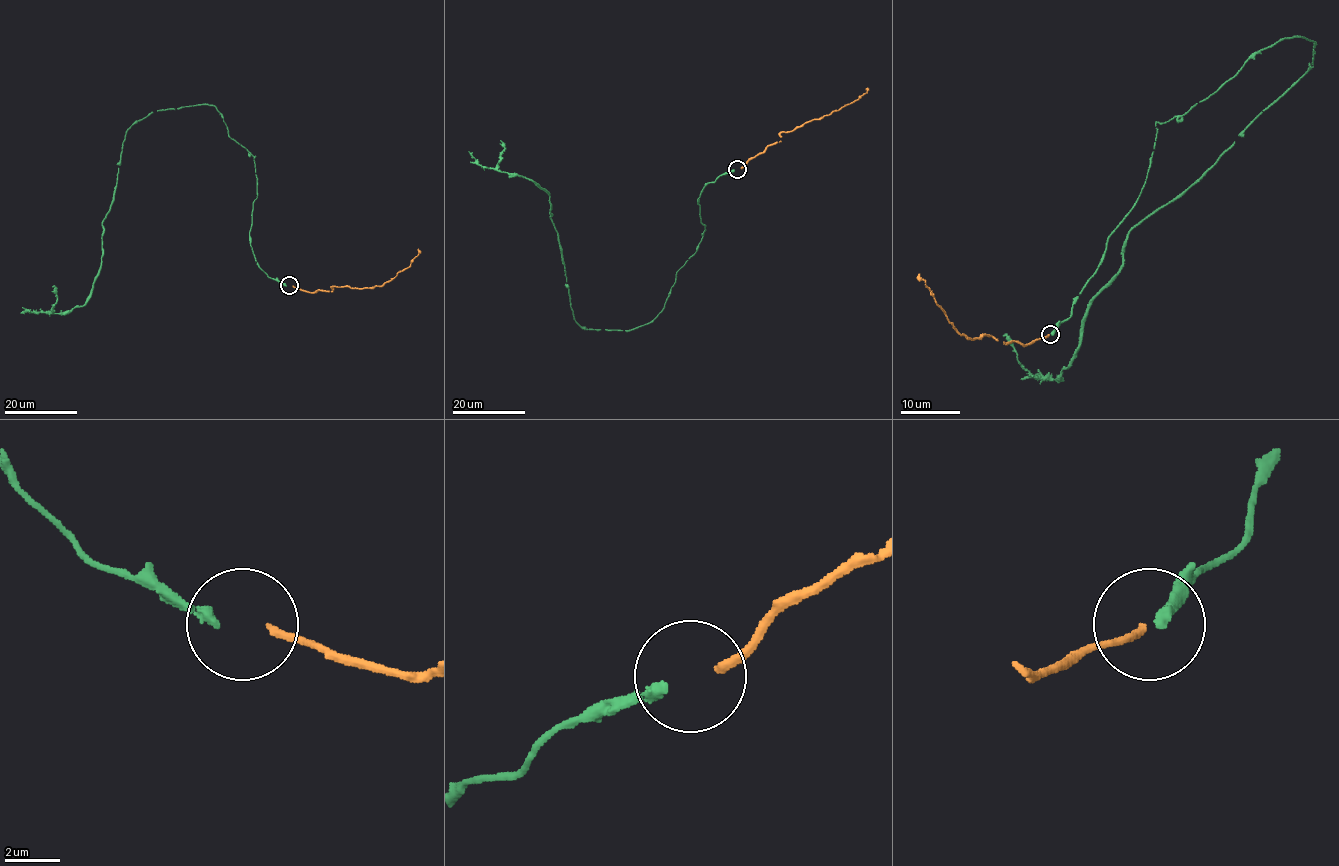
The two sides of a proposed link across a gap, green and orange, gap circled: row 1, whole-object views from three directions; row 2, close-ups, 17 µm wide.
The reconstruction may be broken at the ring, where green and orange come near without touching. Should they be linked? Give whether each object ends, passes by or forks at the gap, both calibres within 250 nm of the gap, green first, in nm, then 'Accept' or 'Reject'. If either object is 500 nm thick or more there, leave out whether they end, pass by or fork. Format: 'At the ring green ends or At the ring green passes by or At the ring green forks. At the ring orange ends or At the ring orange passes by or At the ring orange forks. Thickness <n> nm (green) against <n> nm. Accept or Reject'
At the ring green ends. At the ring orange ends. Thickness 420 nm (green) against 300 nm. Accept

